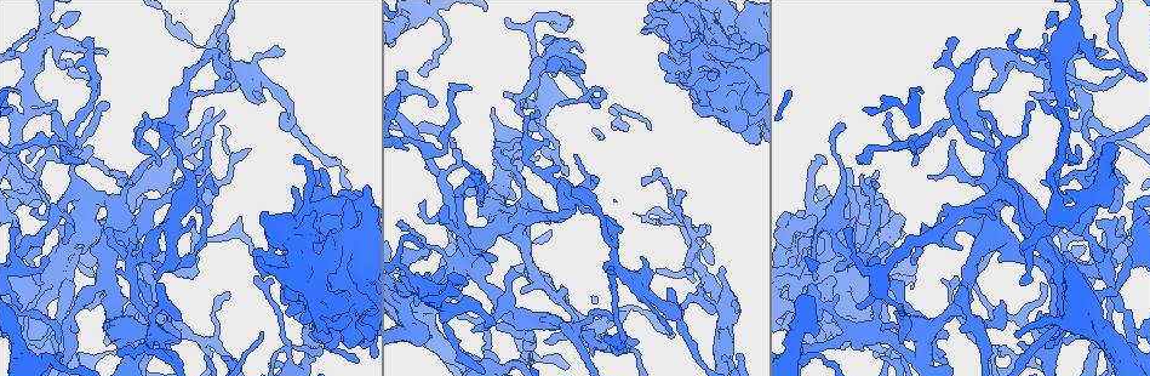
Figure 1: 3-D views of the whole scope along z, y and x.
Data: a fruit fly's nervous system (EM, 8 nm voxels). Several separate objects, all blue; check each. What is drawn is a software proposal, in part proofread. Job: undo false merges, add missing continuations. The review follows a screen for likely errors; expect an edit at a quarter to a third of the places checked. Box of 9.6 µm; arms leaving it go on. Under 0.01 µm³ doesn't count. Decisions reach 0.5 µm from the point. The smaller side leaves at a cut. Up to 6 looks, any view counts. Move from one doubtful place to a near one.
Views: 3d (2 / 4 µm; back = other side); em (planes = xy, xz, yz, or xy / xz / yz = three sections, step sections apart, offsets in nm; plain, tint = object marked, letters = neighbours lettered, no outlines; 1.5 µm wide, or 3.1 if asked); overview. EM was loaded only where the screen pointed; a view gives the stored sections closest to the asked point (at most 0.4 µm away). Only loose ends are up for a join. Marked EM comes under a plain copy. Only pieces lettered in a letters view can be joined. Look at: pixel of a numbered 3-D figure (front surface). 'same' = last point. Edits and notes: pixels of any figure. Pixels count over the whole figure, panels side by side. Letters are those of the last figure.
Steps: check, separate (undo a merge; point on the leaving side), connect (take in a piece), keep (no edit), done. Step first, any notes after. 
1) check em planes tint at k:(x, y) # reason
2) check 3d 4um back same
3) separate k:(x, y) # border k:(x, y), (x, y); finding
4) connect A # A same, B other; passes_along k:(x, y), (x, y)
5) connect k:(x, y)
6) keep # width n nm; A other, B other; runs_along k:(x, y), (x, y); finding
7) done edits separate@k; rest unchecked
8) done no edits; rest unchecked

check em yz step 4 tint at 1:(975, 182) # branch stops here

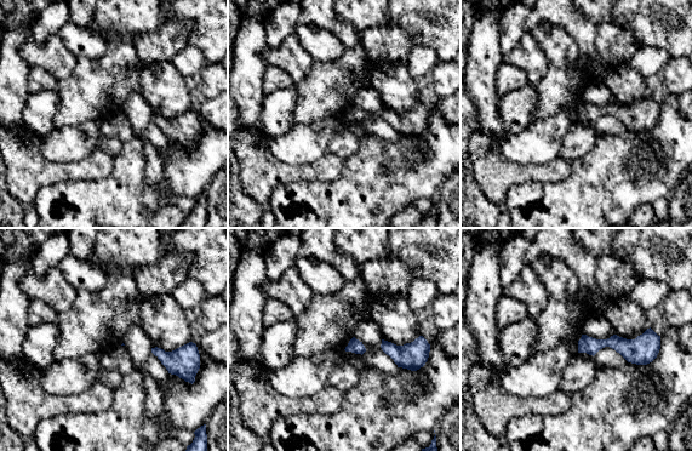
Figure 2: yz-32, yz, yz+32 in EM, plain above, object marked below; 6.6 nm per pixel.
check em planes letters same # cut it another way

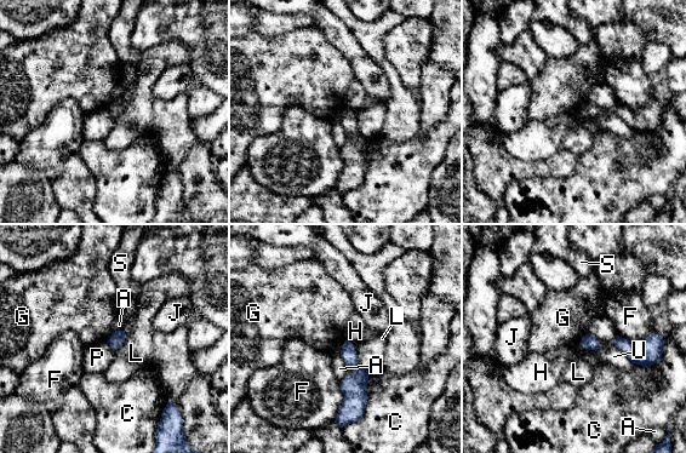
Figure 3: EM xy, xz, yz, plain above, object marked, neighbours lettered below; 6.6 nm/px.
keep # A other, C other, F other, G other, H other, J other, L other, P other, S other, U other; border 3:(587, 332), (577, 345); no lettered piece goes on from it

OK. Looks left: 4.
check em yz step 4 tint at 1:(174, 355)

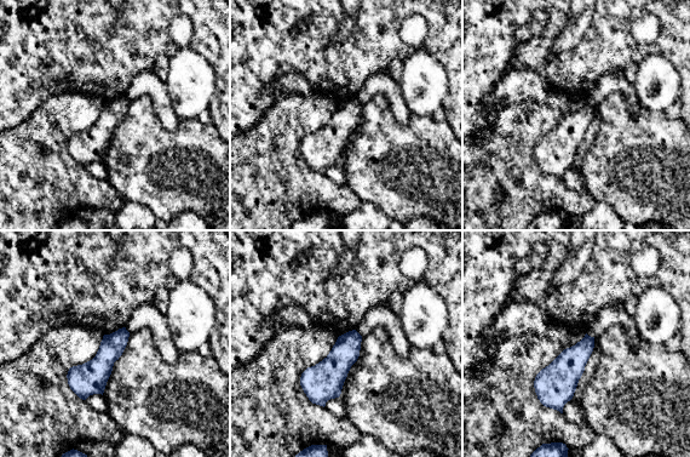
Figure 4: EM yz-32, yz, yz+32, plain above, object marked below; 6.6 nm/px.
check em planes letters same # cut it another way

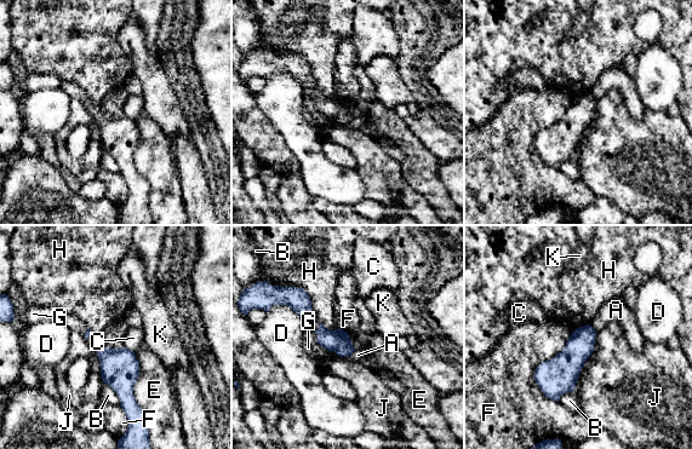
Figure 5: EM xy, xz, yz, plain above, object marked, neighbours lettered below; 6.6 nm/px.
keep # A other, B other, C other, D other, E other, F other, G other, H other, J other, K other; no lettered piece goes on from it

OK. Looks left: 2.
check 3d 2um at 1:(261, 58) # thick turns thin

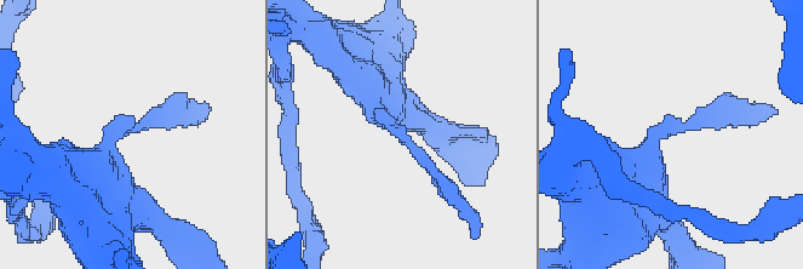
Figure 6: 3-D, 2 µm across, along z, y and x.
check em planes letters at 6:(125, 125)

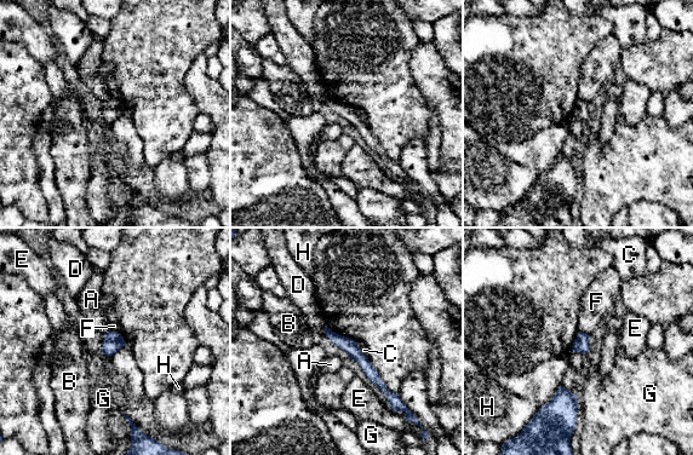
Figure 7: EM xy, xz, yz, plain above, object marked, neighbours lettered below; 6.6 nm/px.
keep # A other, B other, C other, D other, E other, F other, G other, H other; border 7:(110, 330), (104, 334); one neuron here

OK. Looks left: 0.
done no edits; rest unchecked

